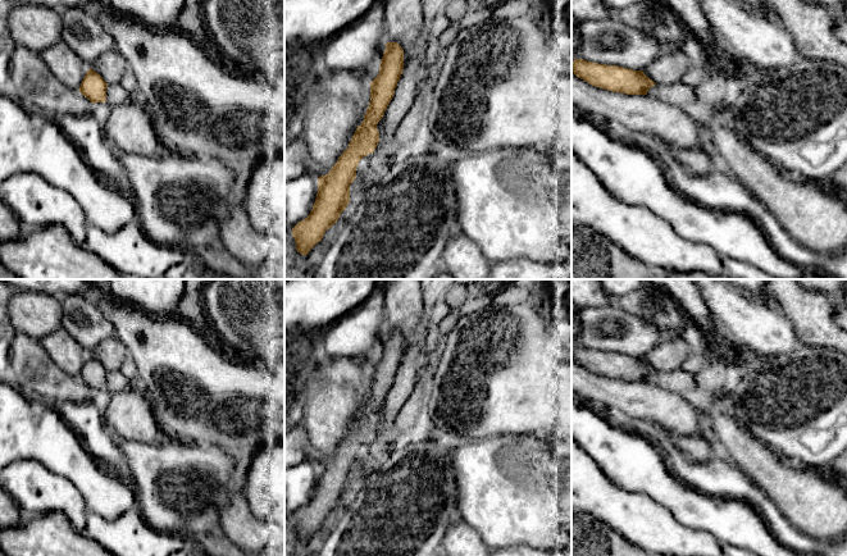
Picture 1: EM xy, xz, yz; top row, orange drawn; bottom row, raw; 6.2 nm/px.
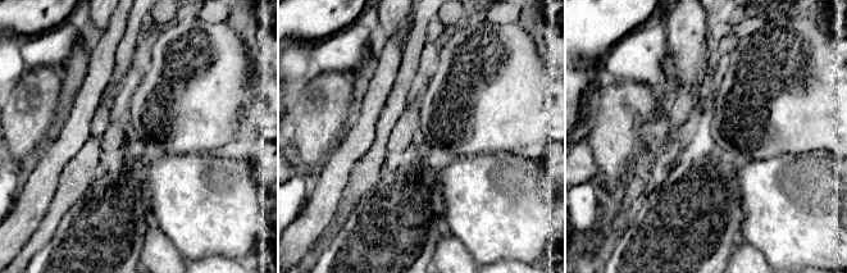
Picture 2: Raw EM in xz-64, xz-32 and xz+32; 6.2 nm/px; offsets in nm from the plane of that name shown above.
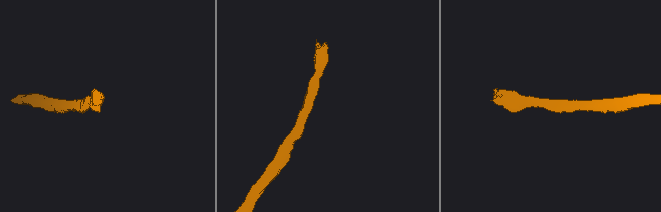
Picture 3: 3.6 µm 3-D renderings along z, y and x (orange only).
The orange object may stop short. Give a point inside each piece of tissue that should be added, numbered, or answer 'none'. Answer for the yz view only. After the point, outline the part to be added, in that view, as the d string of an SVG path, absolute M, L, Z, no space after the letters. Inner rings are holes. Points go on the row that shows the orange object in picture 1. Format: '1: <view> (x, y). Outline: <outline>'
none

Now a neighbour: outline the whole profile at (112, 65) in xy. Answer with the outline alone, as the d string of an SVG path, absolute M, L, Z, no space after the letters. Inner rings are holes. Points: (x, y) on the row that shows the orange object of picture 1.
M115 49L99 56L90 68L99 73L108 85L120 83L129 68L127 60Z

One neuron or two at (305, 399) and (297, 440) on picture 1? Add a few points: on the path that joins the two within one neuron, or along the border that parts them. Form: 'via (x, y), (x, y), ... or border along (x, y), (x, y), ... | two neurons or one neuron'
border along (300, 425), (308, 434), (309, 443), (317, 451) | two neurons

